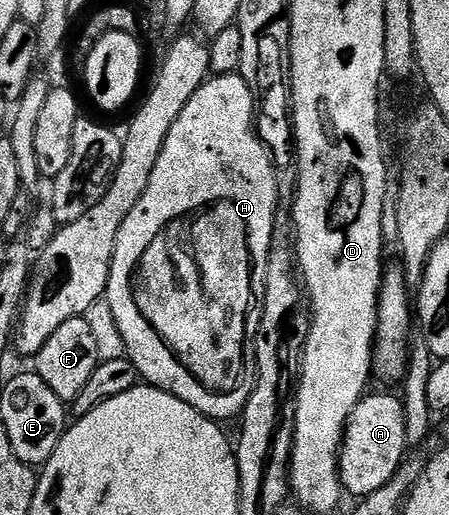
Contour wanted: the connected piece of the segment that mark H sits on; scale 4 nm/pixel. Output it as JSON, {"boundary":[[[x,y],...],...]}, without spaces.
{"boundary":[[[239,73],[209,78],[208,82],[200,86],[198,93],[194,93],[194,97],[186,101],[186,109],[182,109],[178,121],[174,121],[174,129],[170,129],[166,137],[164,148],[158,157],[158,165],[154,165],[154,173],[150,173],[150,185],[146,193],[138,201],[138,205],[130,209],[130,217],[122,221],[106,292],[110,309],[114,309],[114,321],[118,321],[118,329],[122,333],[126,358],[136,366],[137,376],[147,386],[170,393],[186,401],[186,405],[198,409],[198,413],[217,421],[235,420],[248,404],[248,398],[256,384],[256,334],[260,316],[254,313],[254,307],[252,311],[252,251],[248,248],[248,243],[268,245],[273,242],[272,226],[276,223],[276,195],[278,196],[276,168],[272,166],[272,156],[264,146],[254,122],[257,110],[257,100],[252,98],[251,89]]]}

